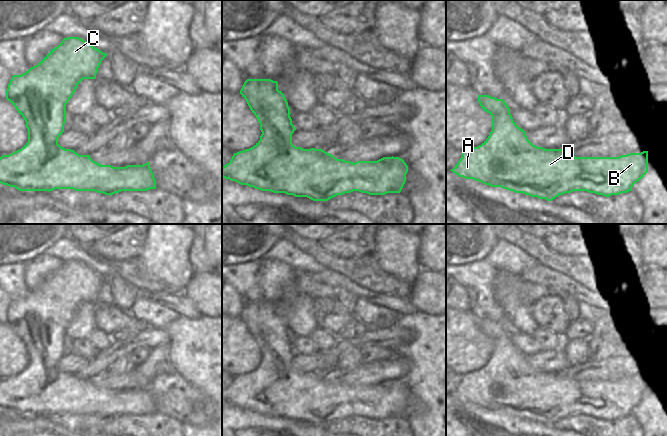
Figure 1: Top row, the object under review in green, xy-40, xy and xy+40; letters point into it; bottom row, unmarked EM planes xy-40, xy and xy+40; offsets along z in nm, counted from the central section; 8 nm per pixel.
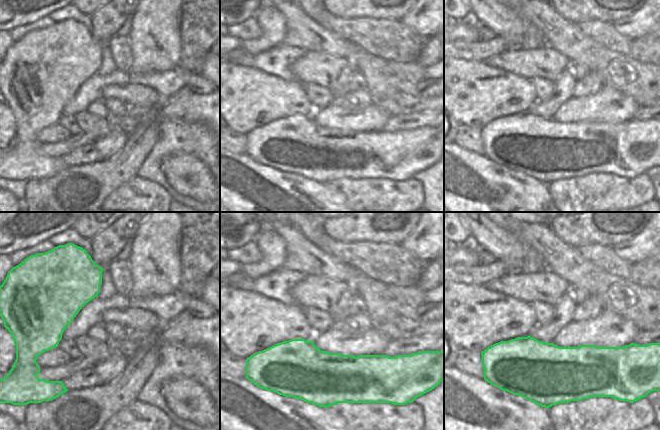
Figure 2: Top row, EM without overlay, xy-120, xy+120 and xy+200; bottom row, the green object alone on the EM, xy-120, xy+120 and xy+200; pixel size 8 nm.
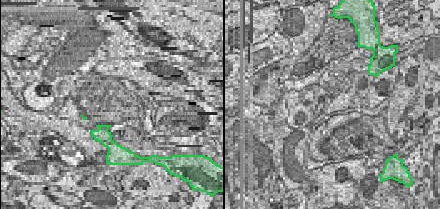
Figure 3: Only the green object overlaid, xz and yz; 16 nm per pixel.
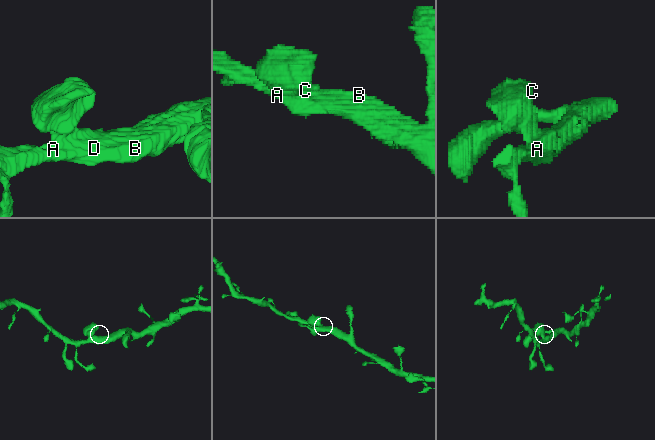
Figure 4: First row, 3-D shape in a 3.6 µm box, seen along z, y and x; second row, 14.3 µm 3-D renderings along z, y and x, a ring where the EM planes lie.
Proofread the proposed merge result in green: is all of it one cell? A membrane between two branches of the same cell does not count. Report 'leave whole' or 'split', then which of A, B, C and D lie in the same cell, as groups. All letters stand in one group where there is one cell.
leave whole; groups A B C D

